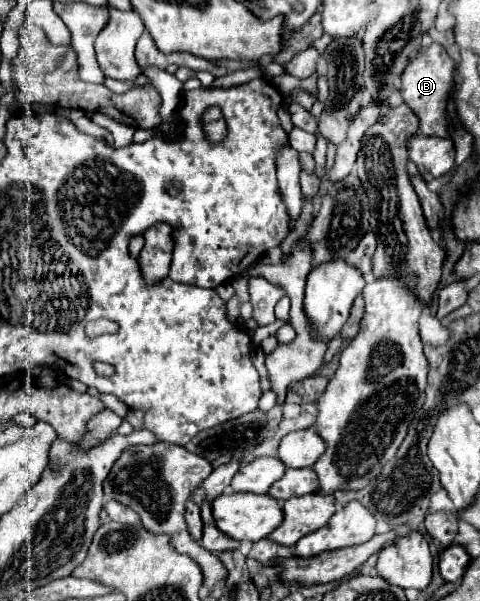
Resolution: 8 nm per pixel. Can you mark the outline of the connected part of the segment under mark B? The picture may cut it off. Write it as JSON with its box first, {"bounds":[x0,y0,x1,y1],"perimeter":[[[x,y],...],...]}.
{"bounds":[401,43,455,137],"perimeter":[[[433,43],[429,47],[421,47],[417,55],[411,59],[411,63],[403,69],[401,75],[401,95],[403,101],[413,109],[413,113],[419,117],[421,127],[419,131],[423,135],[435,135],[435,137],[451,137],[451,131],[447,131],[447,125],[451,125],[449,119],[449,91],[455,83],[455,61],[447,55],[445,47],[439,43]]]}

